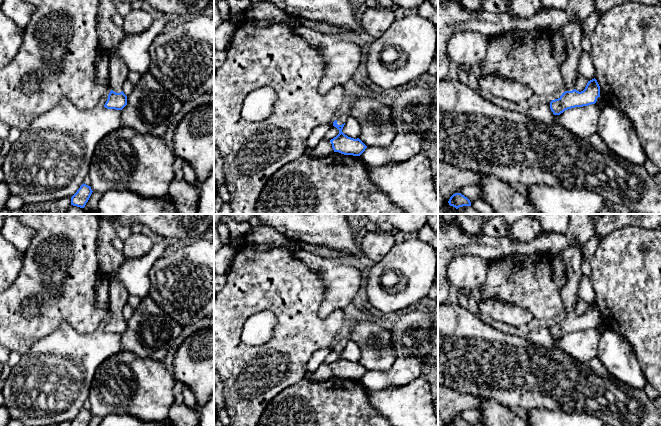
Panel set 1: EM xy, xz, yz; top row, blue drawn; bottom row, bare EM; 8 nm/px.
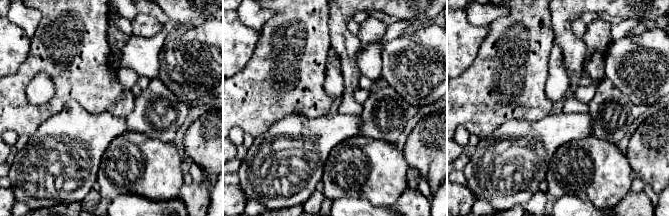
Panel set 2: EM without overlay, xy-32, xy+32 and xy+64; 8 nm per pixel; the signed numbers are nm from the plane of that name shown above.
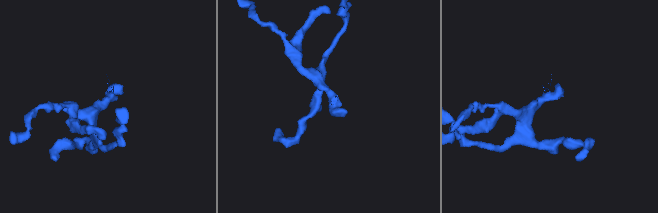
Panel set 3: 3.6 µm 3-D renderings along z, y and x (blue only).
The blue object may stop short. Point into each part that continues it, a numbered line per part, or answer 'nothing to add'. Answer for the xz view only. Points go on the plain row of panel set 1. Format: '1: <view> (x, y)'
1: xz (341, 343)

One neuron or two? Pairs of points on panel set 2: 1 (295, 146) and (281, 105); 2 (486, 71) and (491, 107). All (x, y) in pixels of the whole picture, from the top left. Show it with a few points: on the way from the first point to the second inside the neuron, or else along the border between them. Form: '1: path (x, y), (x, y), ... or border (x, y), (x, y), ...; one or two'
1: border (308, 117), (292, 112), (266, 130); two
2: path (486, 80), (486, 98); one

